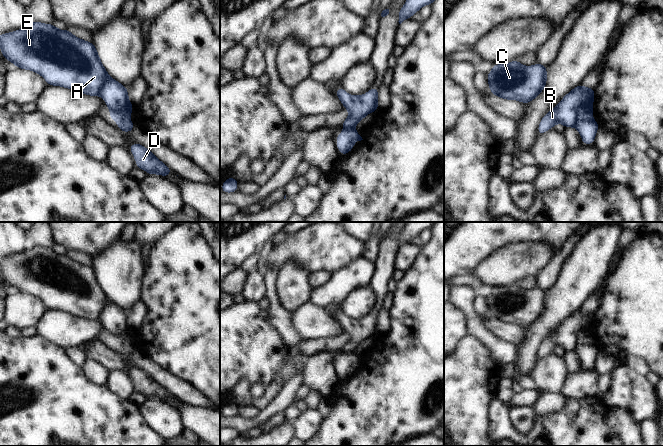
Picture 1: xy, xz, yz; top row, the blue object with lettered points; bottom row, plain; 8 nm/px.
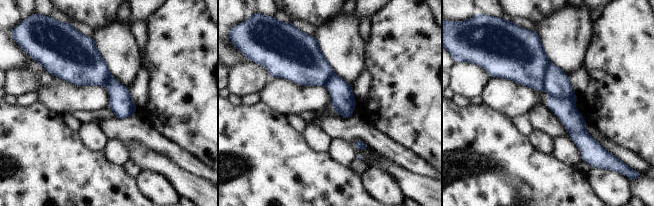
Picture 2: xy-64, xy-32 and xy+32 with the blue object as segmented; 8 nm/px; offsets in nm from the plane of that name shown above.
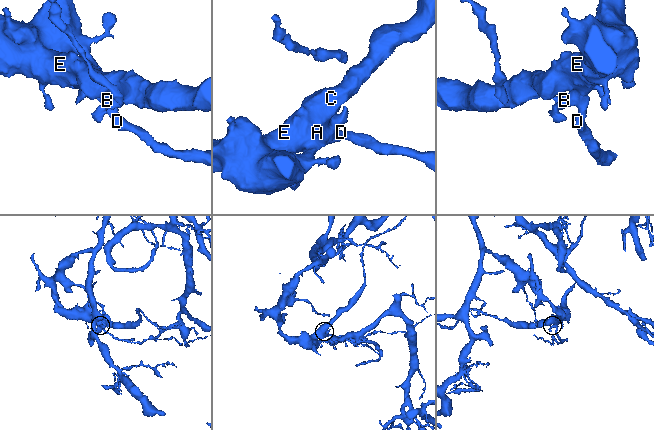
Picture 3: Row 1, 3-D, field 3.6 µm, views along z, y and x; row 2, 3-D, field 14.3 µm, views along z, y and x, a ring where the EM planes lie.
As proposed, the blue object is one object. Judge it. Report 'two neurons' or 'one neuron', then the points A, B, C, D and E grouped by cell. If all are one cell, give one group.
two neurons | A C D E / B

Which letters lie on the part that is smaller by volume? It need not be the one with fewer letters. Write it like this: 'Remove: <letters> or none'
Remove: B

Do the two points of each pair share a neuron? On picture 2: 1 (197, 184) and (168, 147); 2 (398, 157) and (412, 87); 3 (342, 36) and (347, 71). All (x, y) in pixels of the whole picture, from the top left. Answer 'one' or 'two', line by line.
1: two
2: two
3: one

